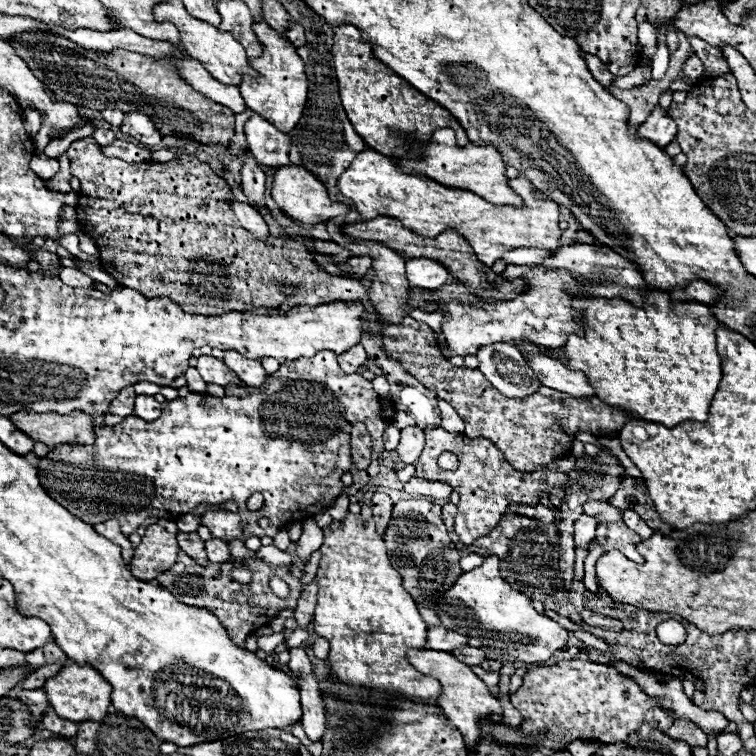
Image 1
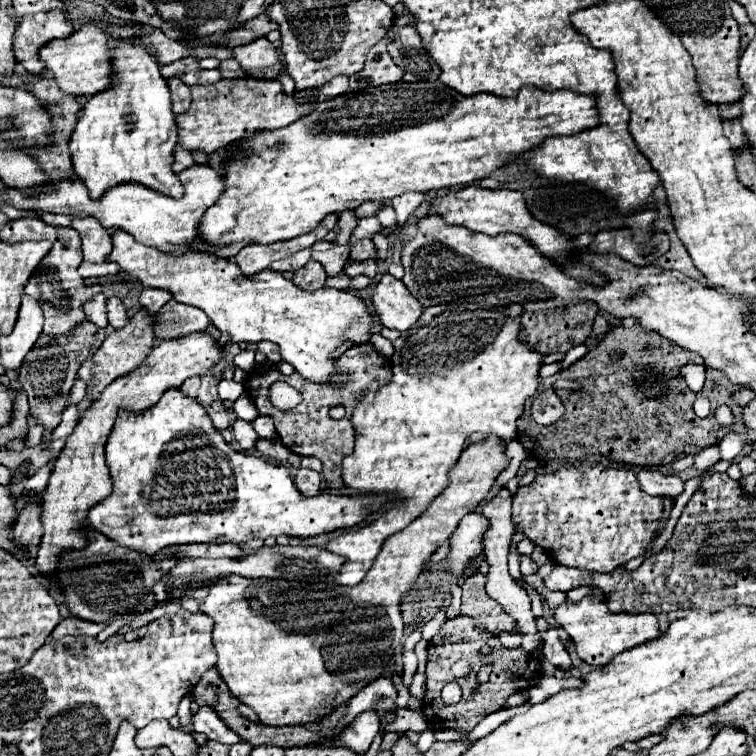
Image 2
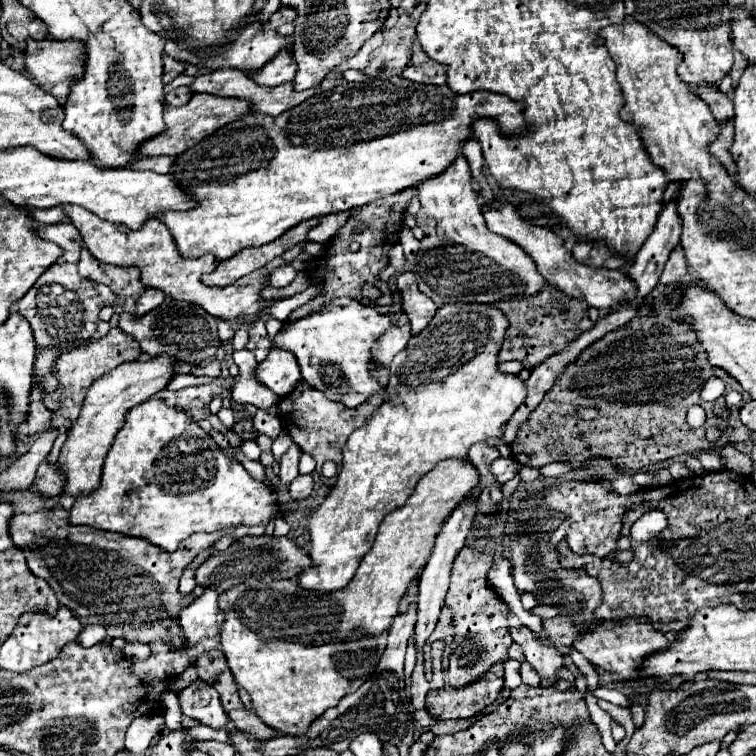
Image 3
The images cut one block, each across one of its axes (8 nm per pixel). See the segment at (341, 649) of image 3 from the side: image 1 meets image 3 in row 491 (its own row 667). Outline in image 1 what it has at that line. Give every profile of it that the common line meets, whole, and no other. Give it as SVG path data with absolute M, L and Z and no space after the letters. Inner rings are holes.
M420 650L420 652L408 652L408 660L410 664L422 672L422 674L430 674L434 678L440 680L440 684L444 686L444 692L438 698L438 704L444 710L444 716L448 716L448 720L452 722L452 726L456 726L466 742L466 748L474 754L476 746L480 742L480 720L484 718L492 718L492 714L500 714L500 702L496 696L492 696L492 692L488 690L488 686L472 672L472 668L464 662L460 662L456 656L452 656L450 652L436 652L436 650Z

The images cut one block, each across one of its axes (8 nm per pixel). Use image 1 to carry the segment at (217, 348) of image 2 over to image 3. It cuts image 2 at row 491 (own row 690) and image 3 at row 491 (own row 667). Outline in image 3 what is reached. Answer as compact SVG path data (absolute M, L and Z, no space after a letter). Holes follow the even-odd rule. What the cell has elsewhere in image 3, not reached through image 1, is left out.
M160 356L160 360L136 360L132 364L122 364L120 368L114 368L112 372L108 372L108 376L96 380L90 386L82 404L82 412L74 426L68 430L68 438L58 458L58 464L66 474L64 492L80 496L96 488L96 484L100 482L102 464L108 454L108 448L112 446L116 432L124 424L124 414L136 404L146 402L158 390L162 390L172 378L174 366L176 364L172 364L172 360L164 360L164 356Z

